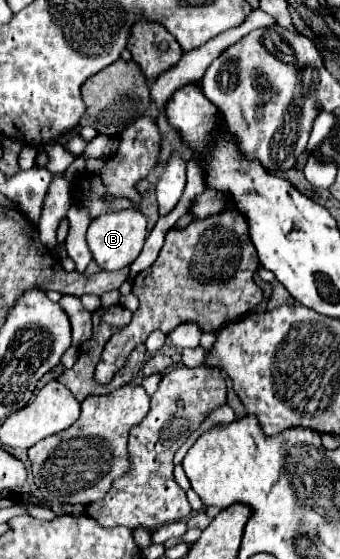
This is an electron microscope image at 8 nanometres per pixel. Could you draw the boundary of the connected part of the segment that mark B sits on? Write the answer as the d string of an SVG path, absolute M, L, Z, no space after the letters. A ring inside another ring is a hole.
M128 208L128 210L120 210L120 212L110 212L104 214L100 218L96 218L90 226L88 226L88 234L86 234L86 242L88 248L92 252L92 258L96 260L96 264L102 270L122 270L126 266L130 266L138 254L144 248L148 230L146 230L146 218L142 216L140 210L136 208Z

